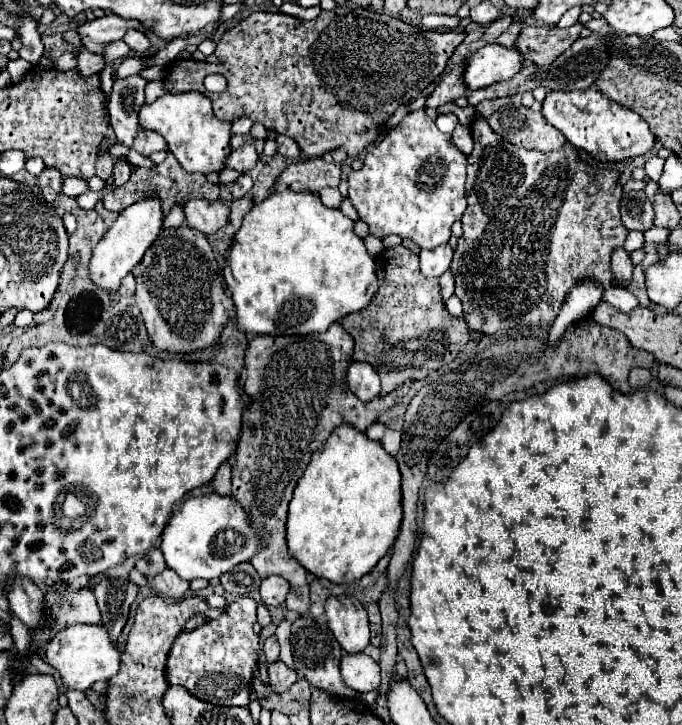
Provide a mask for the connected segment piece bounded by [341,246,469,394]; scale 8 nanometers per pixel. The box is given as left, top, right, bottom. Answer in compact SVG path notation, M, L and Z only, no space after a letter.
M395 246L395 248L385 248L375 256L375 272L379 278L379 288L369 302L367 308L361 312L353 312L341 320L343 328L353 336L355 340L355 352L353 360L357 362L369 362L377 374L381 376L381 394L393 392L397 386L401 386L407 380L421 380L429 376L431 372L439 370L441 366L447 366L449 362L455 360L455 356L463 350L463 346L469 342L469 330L463 318L453 318L439 292L437 278L425 278L419 272L419 258L415 252Z

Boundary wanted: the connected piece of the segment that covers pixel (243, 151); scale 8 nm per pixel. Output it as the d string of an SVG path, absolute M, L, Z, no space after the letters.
M245 144L239 150L231 152L231 156L225 160L225 168L237 168L249 172L257 162L257 152L253 144Z

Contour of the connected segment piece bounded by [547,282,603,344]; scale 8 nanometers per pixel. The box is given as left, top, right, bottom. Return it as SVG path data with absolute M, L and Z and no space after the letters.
M589 282L577 284L569 292L569 296L567 296L555 324L551 326L547 342L557 344L561 340L561 336L565 334L565 330L569 328L569 324L573 324L573 322L581 320L583 316L587 316L601 302L601 296L603 296L603 290L597 288L593 282L591 284Z

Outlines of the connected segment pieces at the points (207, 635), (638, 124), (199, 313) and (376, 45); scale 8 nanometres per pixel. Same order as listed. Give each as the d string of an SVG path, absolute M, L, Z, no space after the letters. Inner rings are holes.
M239 598L227 604L217 620L177 636L167 658L165 674L169 684L179 684L193 696L211 704L249 706L261 654L259 636L253 632L253 624L257 622L255 608L257 602L253 598Z
M597 86L573 92L549 92L543 100L541 112L551 126L567 136L567 142L585 150L599 162L623 162L627 158L647 154L655 146L655 136L651 134L647 122L629 108L603 96Z
M165 228L139 264L135 302L151 342L159 350L191 354L213 348L231 316L231 300L219 276L215 254L205 234L193 228Z
M345 2L329 12L323 10L315 20L299 20L283 12L253 12L221 36L215 48L215 56L221 60L219 64L175 58L169 64L165 86L175 94L189 90L201 92L211 100L213 112L219 120L235 122L239 118L249 118L251 122L261 122L267 130L293 138L311 158L319 158L335 148L345 148L345 152L355 158L379 140L379 132L401 102L415 100L421 90L443 72L449 56L463 38L463 30L419 30L391 14L371 12L353 2ZM209 74L223 74L227 78L227 90L223 94L211 94L205 90L203 78ZM341 102L369 102L371 110L343 106Z

